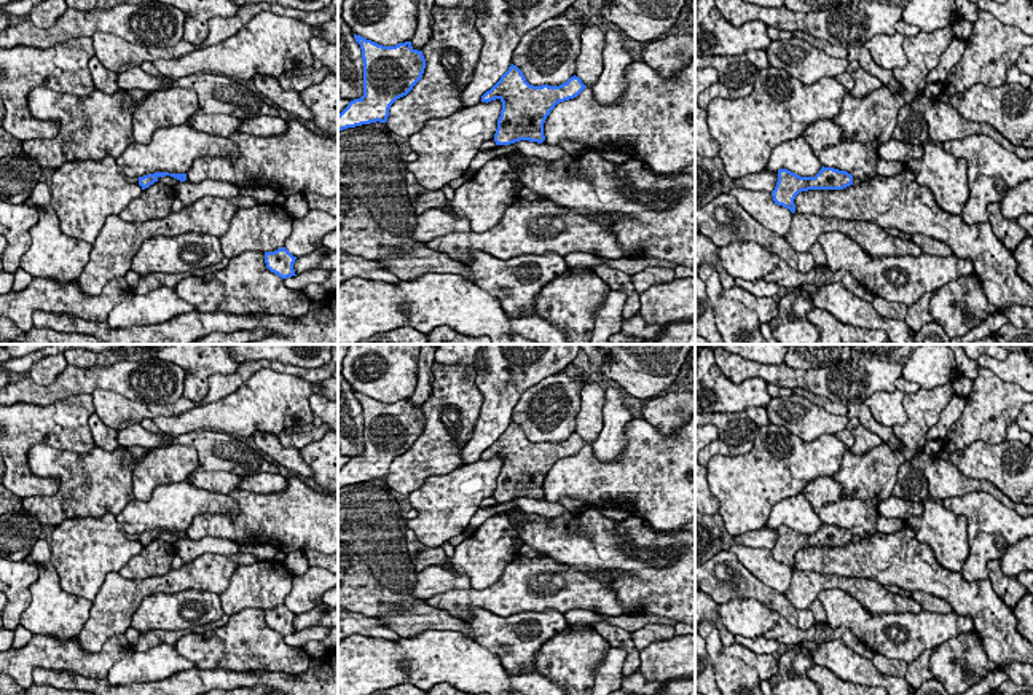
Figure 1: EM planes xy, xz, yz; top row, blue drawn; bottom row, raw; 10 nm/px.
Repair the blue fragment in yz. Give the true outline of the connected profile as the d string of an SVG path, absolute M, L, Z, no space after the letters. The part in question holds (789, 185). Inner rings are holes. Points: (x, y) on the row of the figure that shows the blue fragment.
M823 166L815 177L800 177L788 169L780 169L772 196L775 204L789 209L794 214L794 199L799 193L808 190L843 190L850 185L853 185L853 175L834 167Z

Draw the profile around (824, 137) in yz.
M832 120L811 123L800 137L824 167L846 171L861 182L878 175L878 150L870 143L845 140L842 128Z

